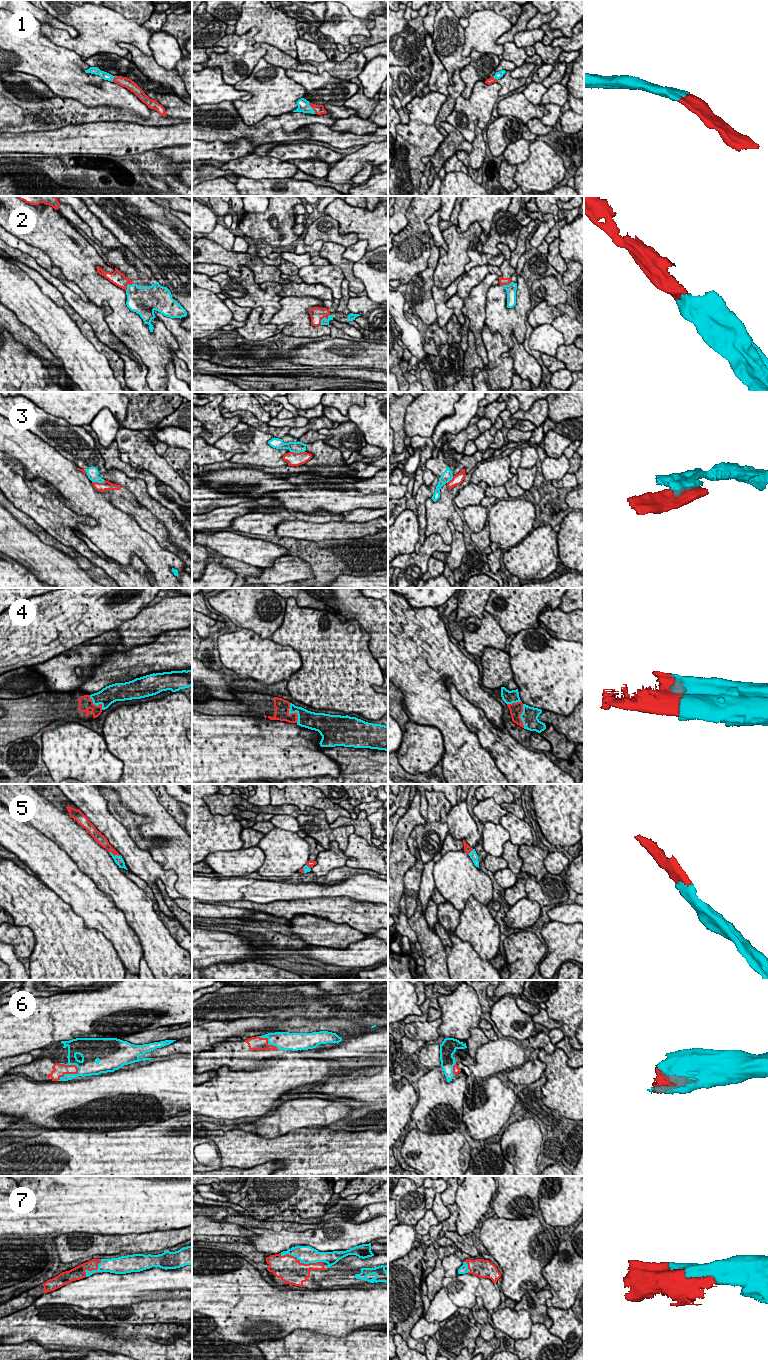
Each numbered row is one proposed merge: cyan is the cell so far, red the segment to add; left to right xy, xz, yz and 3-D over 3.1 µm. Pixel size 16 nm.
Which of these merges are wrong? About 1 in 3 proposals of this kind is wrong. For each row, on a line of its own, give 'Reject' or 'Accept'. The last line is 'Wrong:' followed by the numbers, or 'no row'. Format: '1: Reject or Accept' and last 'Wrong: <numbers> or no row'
1: Accept
2: Accept
3: Reject
4: Accept
5: Accept
6: Accept
7: Accept
Wrong: 3

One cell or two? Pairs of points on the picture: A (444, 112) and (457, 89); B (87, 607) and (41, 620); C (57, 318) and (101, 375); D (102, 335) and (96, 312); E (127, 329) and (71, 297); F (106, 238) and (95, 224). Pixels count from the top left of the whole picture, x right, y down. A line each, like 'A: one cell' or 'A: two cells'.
A: one cell
B: one cell
C: one cell
D: one cell
E: two cells
F: one cell

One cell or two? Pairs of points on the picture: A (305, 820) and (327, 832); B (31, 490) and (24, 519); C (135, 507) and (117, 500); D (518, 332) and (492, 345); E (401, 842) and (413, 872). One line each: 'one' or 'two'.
A: one
B: two
C: one
D: two
E: two

